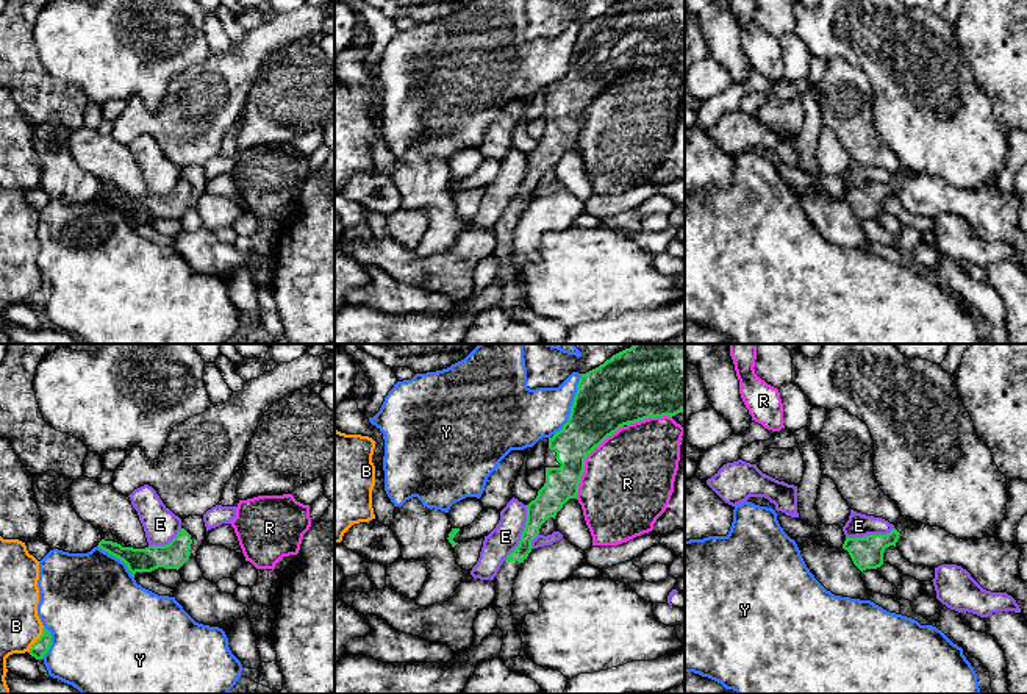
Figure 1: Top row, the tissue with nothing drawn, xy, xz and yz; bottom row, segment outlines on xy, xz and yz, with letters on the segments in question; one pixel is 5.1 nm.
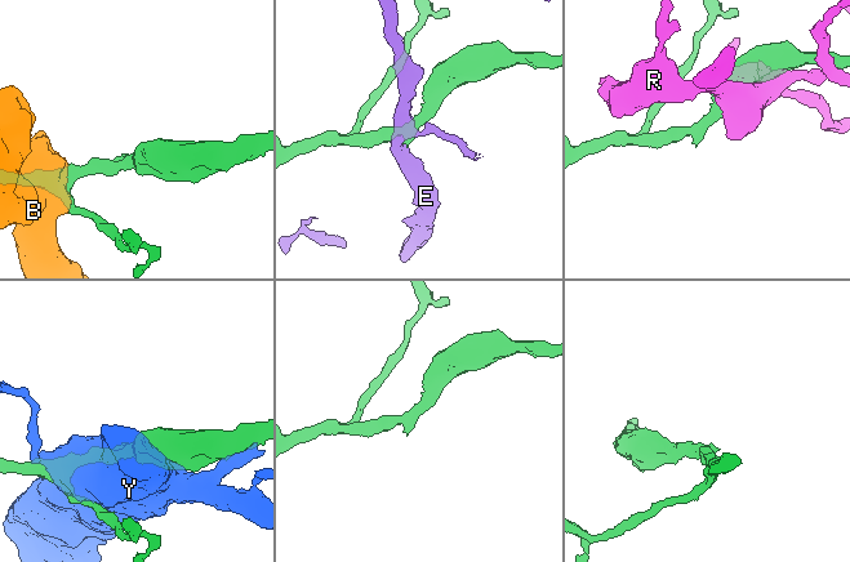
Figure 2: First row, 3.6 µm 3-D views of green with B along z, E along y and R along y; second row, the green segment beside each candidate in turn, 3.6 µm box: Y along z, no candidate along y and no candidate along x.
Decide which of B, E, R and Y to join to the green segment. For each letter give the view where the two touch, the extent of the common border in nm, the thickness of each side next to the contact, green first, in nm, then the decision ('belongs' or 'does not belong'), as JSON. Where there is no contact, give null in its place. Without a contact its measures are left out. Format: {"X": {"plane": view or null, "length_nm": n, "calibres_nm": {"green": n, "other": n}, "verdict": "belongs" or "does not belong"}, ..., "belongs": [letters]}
{"B": {"plane": "xy", "length_nm": 160, "calibres_nm": {"green": 80, "other": 220}, "verdict": "does not belong"}, "E": {"plane": "xz", "length_nm": 320, "calibres_nm": {"green": 150, "other": 150}, "verdict": "does not belong"}, "R": {"plane": "xz", "length_nm": 440, "calibres_nm": {"green": 280, "other": 460}, "verdict": "does not belong"}, "Y": {"plane": "xz", "length_nm": 360, "calibres_nm": {"green": 340, "other": 280}, "verdict": "does not belong"}, "belongs": []}

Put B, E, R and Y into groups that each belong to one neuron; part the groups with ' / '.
B / E / R / Y

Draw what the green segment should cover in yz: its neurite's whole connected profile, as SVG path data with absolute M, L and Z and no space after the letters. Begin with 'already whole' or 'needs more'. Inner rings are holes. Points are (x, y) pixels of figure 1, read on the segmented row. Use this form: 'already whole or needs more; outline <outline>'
needs more; outline M902 519L888 535L868 535L863 538L846 538L843 549L849 552L853 564L863 572L866 569L877 569L883 564L883 552L894 546L899 535L914 522Z

